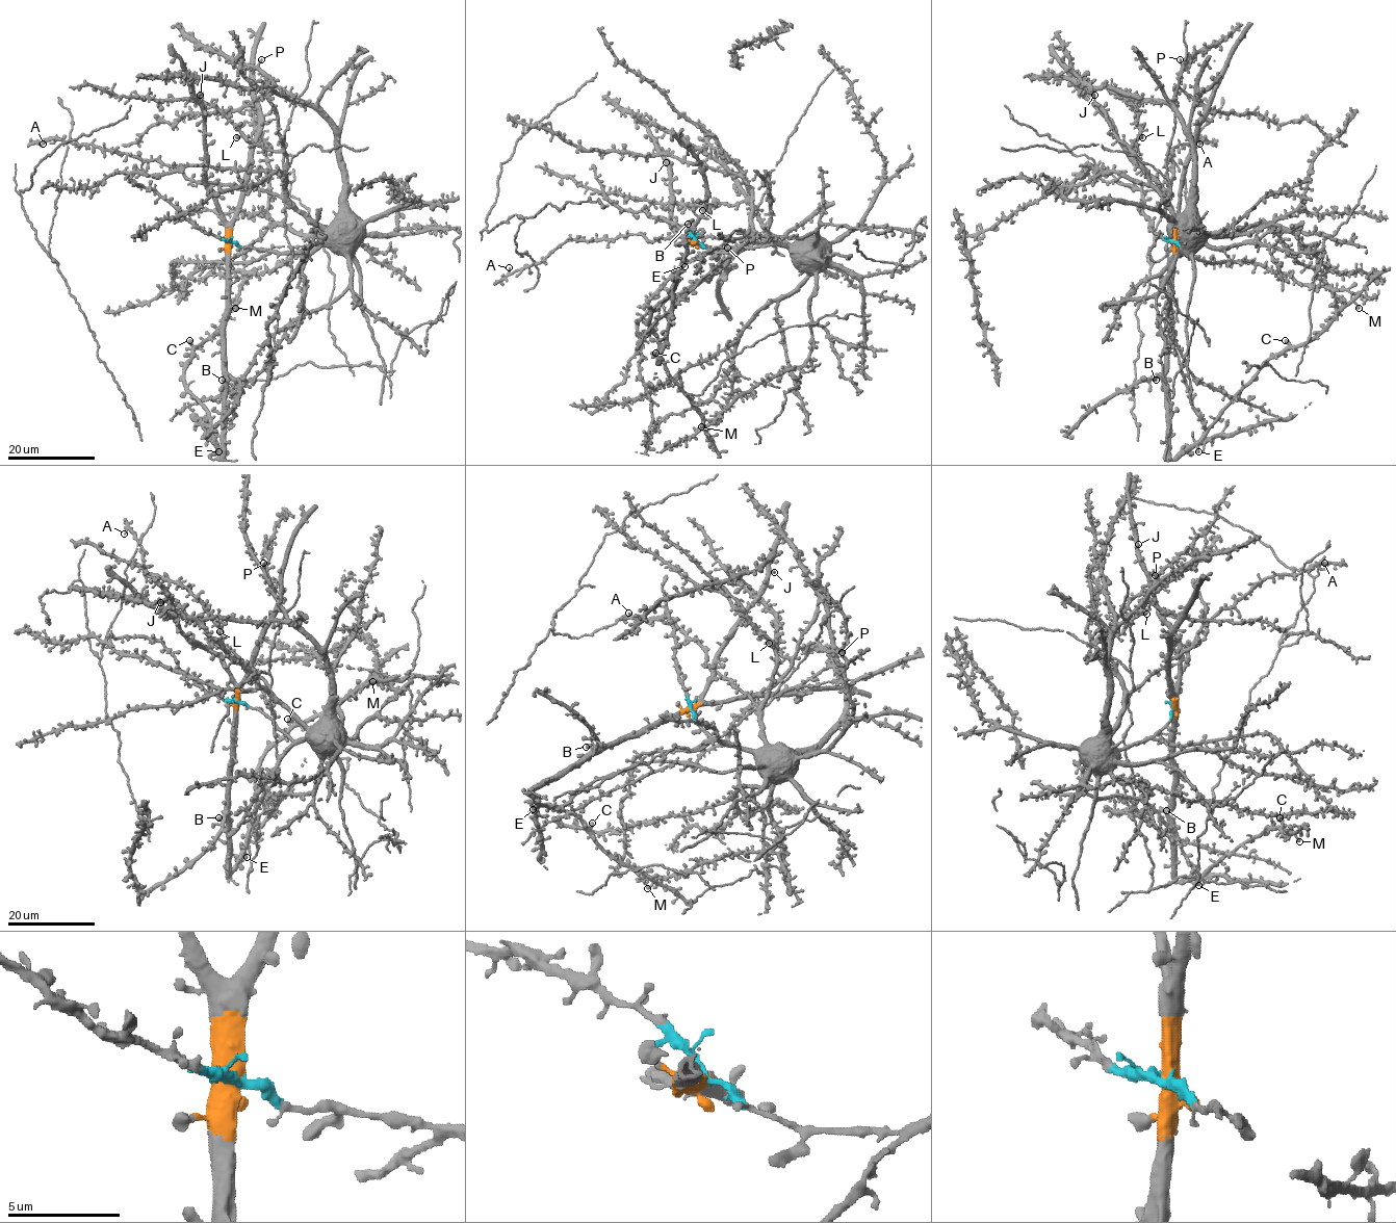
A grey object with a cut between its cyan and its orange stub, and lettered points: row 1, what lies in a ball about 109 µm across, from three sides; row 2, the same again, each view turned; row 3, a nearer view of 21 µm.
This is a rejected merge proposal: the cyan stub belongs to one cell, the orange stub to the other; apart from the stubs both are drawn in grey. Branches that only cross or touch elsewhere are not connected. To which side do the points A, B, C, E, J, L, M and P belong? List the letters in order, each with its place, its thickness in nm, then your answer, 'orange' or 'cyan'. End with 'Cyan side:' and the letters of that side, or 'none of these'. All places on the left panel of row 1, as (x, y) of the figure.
A: at (43, 144); 150 nm thick; cyan
B: at (222, 380); 480 nm thick; orange
C: at (189, 340); 550 nm thick; orange
E: at (218, 451); 420 nm thick; orange
J: at (200, 95); 220 nm thick; orange
L: at (236, 137); 400 nm thick; cyan
M: at (235, 308); 360 nm thick; orange
P: at (261, 59); 240 nm thick; cyan
Cyan side: A, L, P

